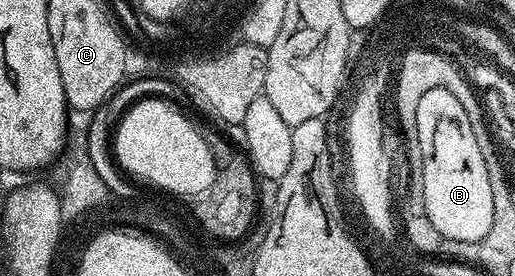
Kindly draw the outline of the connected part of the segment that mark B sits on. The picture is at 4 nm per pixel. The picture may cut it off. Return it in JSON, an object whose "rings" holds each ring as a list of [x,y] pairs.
{"rings":[[[431,91],[422,99],[418,108],[417,128],[420,137],[421,152],[425,156],[424,195],[421,207],[428,213],[428,221],[444,237],[452,241],[480,241],[488,237],[488,229],[492,229],[494,220],[494,194],[488,181],[488,165],[484,153],[480,153],[480,145],[476,141],[476,133],[472,133],[472,125],[467,123],[466,115],[456,104],[455,99],[446,91]]]}

